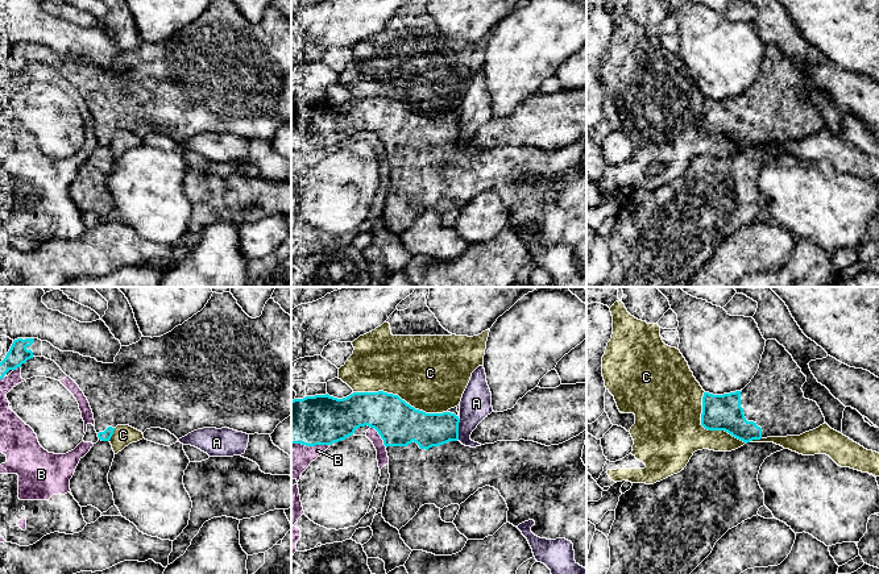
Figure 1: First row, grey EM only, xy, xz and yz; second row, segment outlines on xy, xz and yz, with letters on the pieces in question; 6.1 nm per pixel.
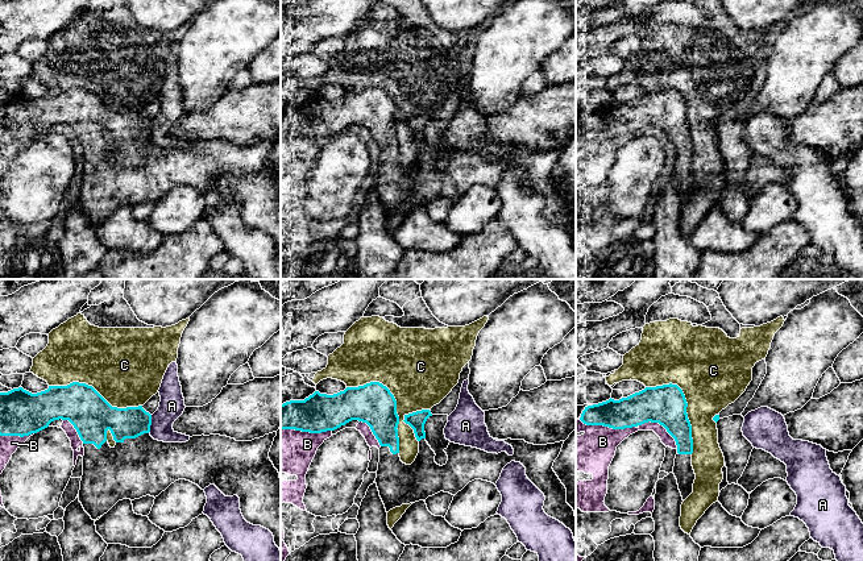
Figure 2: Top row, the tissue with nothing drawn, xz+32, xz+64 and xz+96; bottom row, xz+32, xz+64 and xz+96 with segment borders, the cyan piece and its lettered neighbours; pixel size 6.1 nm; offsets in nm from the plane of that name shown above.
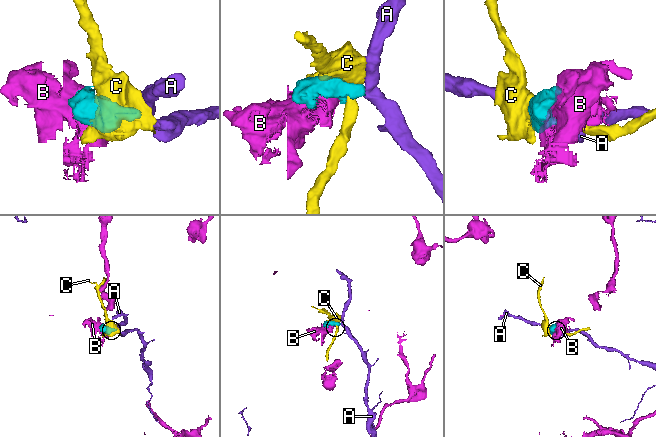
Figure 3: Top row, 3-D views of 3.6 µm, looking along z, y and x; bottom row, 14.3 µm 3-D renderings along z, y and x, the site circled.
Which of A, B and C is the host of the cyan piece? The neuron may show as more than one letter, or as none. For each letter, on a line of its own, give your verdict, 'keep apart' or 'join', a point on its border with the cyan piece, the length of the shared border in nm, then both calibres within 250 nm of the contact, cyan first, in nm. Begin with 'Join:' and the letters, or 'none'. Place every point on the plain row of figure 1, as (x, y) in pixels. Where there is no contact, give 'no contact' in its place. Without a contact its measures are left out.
Join: none
A: keep apart; meets cyan in xz at (457, 133); contact 140 nm long; 200 nm thick on the cyan side, 190 nm on the other
B: keep apart; meets cyan in xz at (380, 140); contact 160 nm long; 260 nm thick on the cyan side, 70 nm on the other
C: keep apart; meets cyan in xz at (398, 102); contact 600 nm long; 260 nm thick on the cyan side, 460 nm on the other

